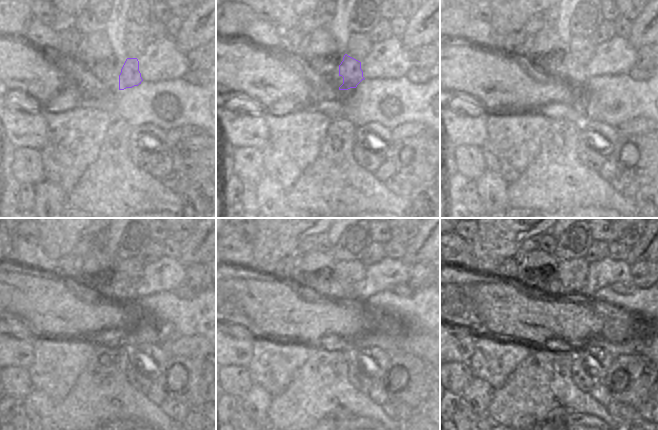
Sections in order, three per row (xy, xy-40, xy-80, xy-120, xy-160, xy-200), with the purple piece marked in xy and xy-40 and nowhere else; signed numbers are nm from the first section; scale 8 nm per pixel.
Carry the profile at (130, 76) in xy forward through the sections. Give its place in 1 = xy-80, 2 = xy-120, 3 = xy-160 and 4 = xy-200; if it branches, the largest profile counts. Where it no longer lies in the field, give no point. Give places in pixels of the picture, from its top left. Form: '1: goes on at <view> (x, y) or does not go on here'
1: goes on at xy-80 (573, 72)
2: goes on at xy-120 (123, 293)
3: goes on at xy-160 (334, 289)
4: goes on at xy-200 (554, 288)

